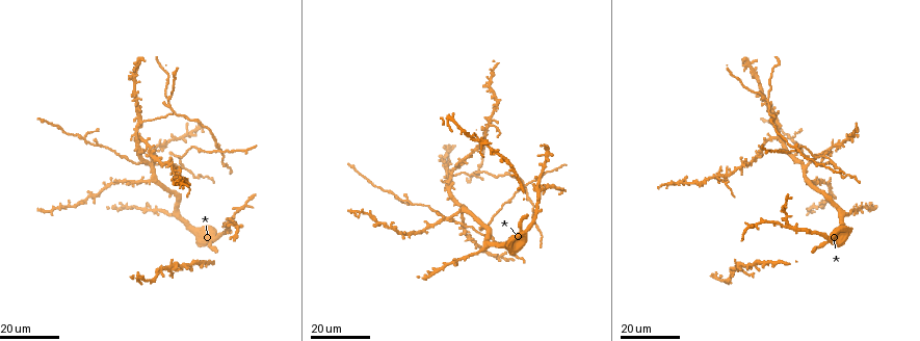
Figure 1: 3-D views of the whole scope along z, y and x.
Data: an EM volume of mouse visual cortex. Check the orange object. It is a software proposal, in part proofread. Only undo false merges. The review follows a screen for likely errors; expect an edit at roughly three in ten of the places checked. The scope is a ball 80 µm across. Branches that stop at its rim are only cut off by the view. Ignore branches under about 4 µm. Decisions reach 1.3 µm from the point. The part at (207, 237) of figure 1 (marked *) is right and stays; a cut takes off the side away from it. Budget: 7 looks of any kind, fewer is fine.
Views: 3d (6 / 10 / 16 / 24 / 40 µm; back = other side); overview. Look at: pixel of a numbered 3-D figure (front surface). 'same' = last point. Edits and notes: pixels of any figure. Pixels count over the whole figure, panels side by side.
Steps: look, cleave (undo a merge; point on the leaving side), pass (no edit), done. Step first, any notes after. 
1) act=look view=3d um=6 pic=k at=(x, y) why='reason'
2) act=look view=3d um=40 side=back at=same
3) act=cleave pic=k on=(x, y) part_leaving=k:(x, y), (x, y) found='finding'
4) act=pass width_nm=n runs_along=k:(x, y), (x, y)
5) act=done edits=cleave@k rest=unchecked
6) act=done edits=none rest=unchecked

act=look view=3d um=24 pic=1 at=(491, 239) why='three-way junction'

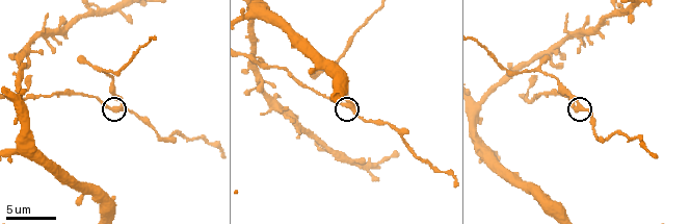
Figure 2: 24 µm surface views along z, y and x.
act=look view=3d um=10 pic=2 at=(579, 105)

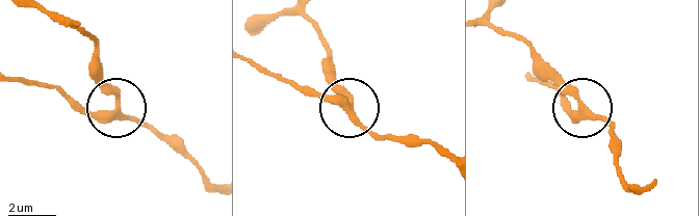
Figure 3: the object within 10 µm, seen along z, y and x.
act=pass runs_along=3:(19, 79), (60, 87), (91, 109), (121, 111), (154, 136) found='one neuron here'

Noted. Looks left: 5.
act=look view=3d um=16 pic=1 at=(141, 122)

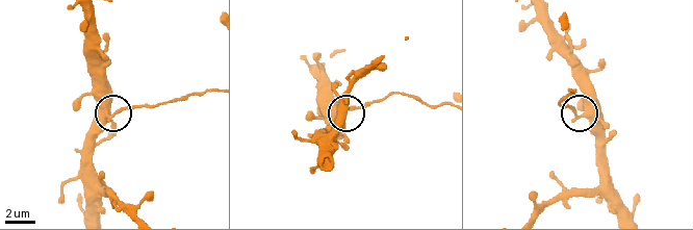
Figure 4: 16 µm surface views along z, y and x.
act=look view=3d um=6 pic=4 at=(108, 114)

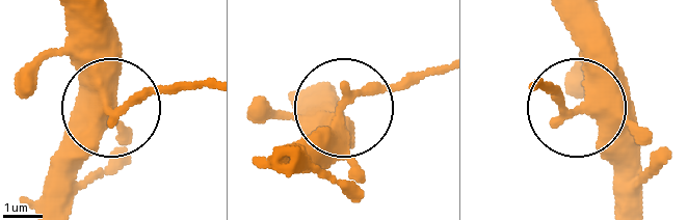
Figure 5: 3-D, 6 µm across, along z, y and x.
act=cleave pic=5 on=(165, 88) part_leaving=5:(121, 112), (207, 85) found='two neurons meet here'

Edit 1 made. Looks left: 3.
act=look view=3d um=24 pic=1 at=(83, 137)

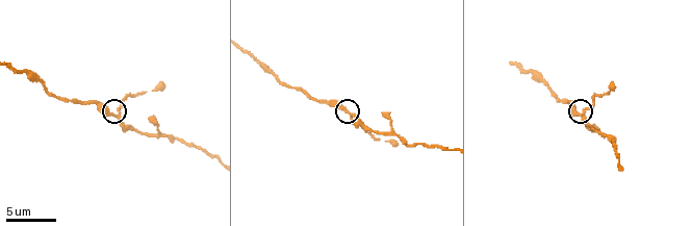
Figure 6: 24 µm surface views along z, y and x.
act=look view=3d um=10 pic=6 at=(350, 115) why='zoom in'

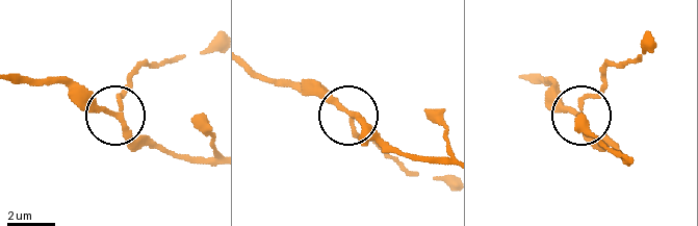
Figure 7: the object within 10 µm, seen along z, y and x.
act=pass arms=3 runs_along=7:(210, 158), (145, 145), (121, 123), (117, 110), (136, 65) found='continuous, no second neuron'

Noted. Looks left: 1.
act=done edits=cleave@5 rest=unchecked

